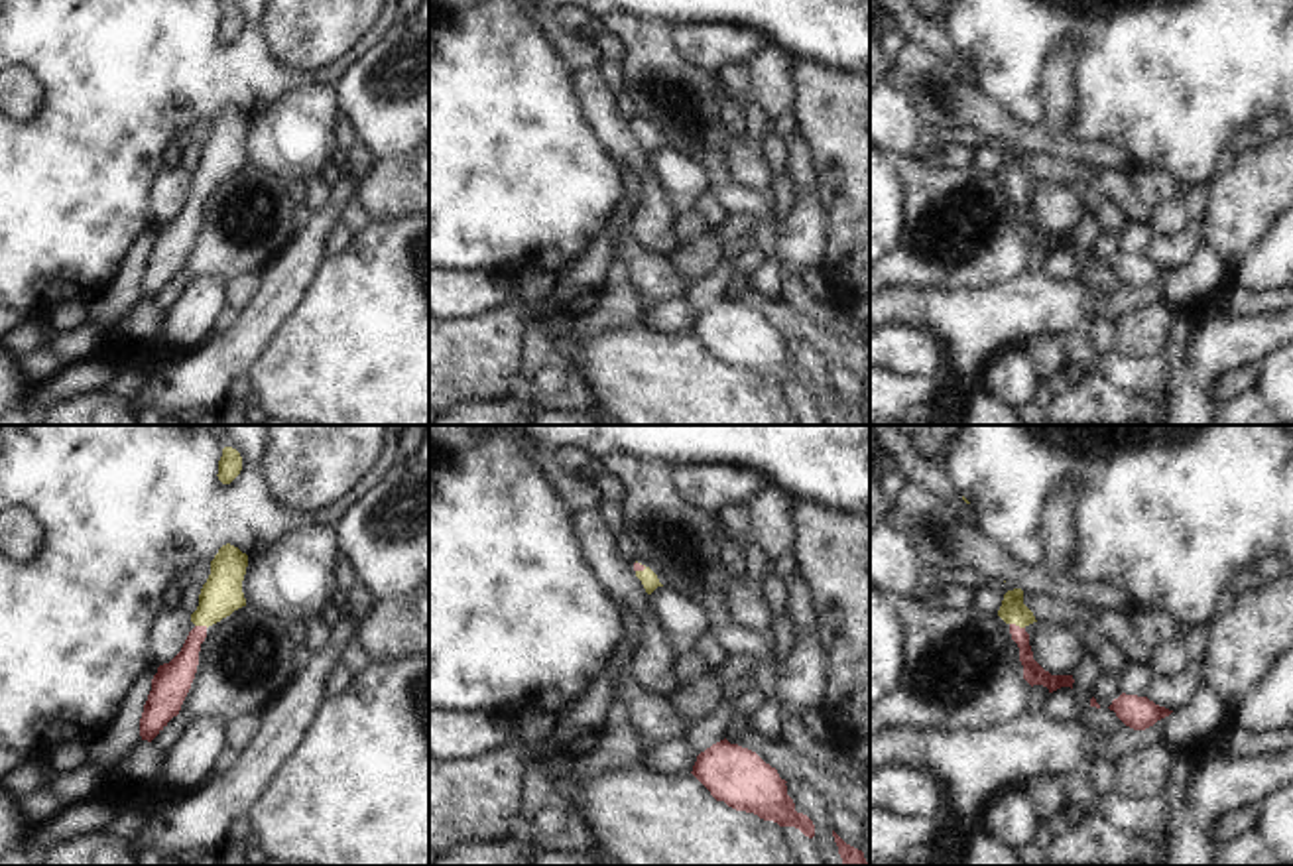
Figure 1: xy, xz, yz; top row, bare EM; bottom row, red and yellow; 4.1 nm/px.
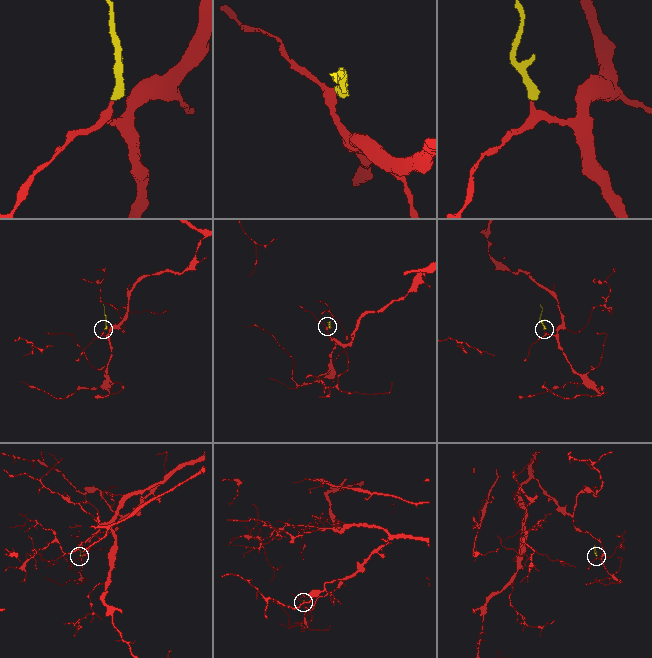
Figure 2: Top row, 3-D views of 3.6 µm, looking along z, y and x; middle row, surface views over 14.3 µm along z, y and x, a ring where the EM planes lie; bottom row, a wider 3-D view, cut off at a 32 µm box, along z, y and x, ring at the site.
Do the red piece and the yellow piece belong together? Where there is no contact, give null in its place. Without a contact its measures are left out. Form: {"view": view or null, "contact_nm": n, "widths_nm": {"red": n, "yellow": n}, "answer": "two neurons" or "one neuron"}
{"view": "yz", "contact_nm": 70, "widths_nm": {"red": 90, "yellow": 110}, "answer": "one neuron"}

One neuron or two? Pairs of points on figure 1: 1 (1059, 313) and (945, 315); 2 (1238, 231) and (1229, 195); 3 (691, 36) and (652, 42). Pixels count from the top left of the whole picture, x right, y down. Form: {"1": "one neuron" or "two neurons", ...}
{"1": "one neuron", "2": "one neuron", "3": "two neurons"}

